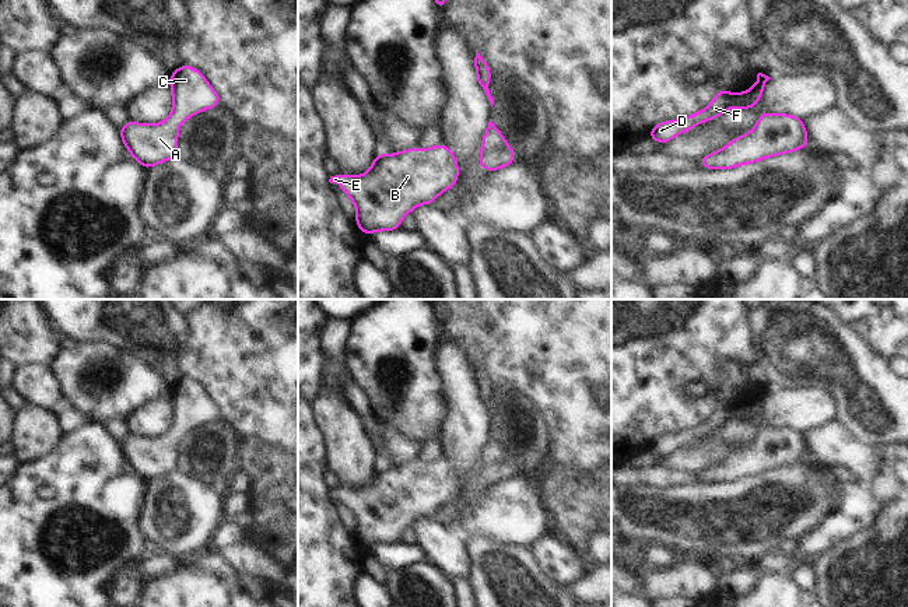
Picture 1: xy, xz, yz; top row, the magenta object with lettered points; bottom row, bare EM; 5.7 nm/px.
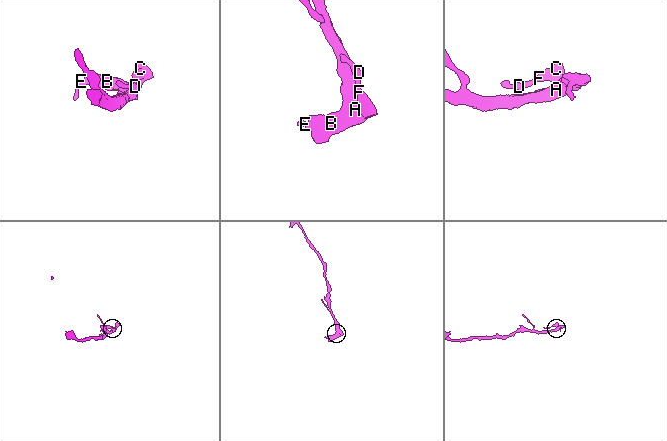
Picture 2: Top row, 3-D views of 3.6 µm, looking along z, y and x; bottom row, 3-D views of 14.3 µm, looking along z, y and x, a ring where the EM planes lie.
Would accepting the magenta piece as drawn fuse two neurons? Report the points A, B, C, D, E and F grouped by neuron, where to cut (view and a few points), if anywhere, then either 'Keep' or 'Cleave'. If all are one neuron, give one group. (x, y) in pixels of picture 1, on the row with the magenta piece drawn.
Groups: A B C D E F. No split. Keep.

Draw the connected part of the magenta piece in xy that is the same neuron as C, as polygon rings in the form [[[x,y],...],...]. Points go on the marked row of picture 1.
[[[186,64],[169,76],[172,112],[158,124],[126,122],[119,134],[132,157],[146,169],[178,158],[178,127],[190,116],[220,105],[217,92],[204,76]]]

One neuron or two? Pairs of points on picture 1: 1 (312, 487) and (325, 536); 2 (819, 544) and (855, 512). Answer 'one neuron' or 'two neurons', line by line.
1: one neuron
2: one neuron

